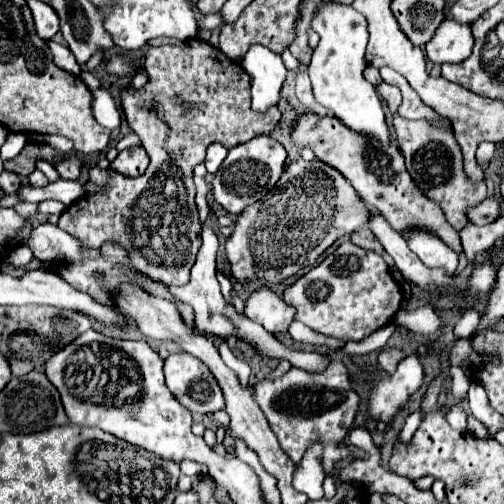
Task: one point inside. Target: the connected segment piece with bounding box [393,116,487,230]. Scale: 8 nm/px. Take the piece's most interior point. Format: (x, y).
(433, 157)

